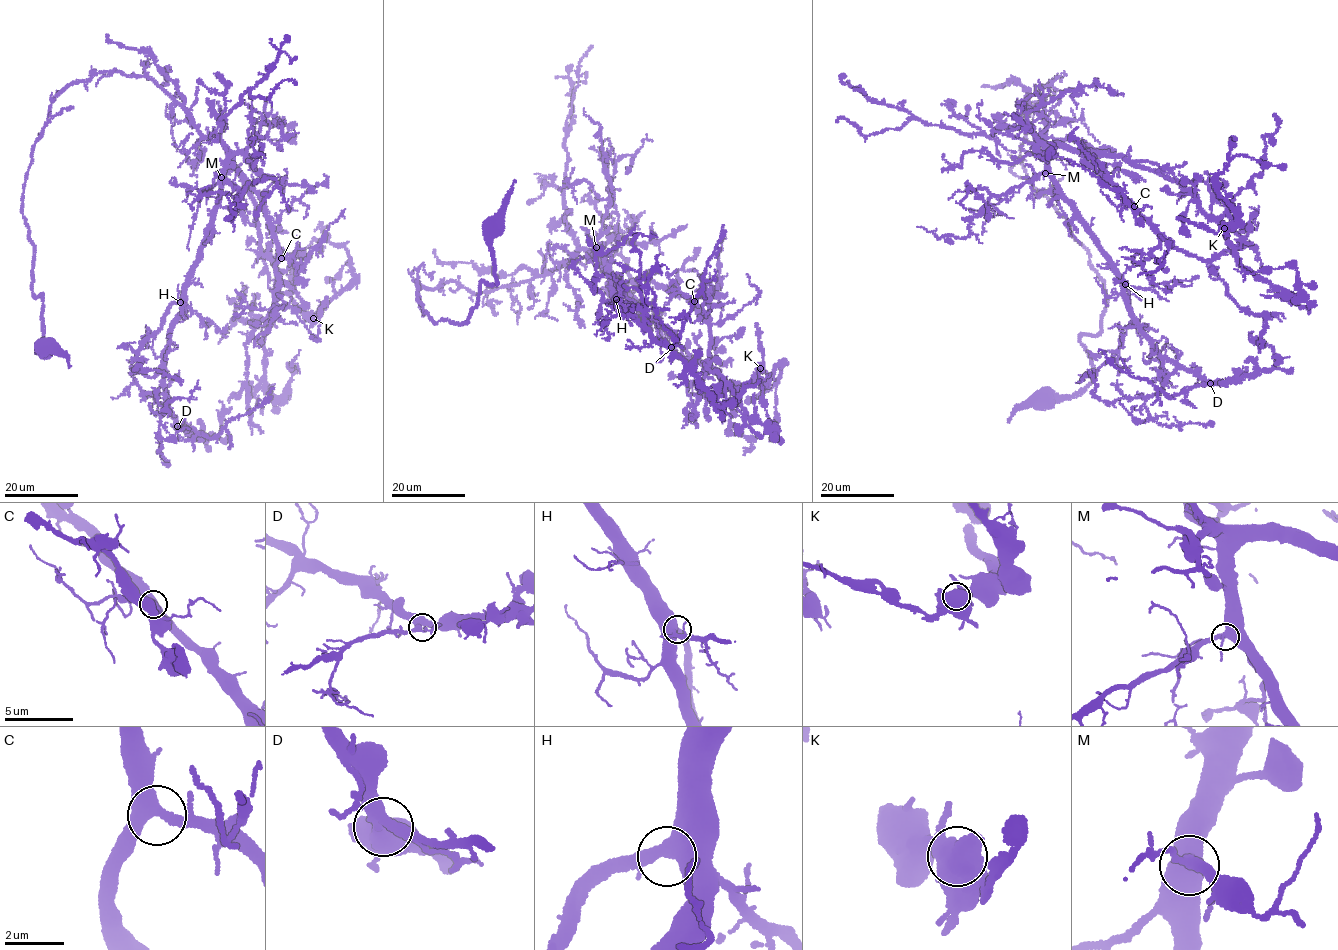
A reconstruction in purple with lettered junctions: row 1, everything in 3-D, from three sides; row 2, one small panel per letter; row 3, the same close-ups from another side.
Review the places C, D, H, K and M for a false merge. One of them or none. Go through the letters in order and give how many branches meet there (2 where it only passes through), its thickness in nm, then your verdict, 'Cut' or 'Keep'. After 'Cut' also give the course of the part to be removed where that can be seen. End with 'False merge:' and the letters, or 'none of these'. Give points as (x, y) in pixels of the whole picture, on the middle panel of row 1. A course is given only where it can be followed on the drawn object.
C: Branches: 3. Thickness 440 nm. Keep
D: Branches: 3. Thickness 400 nm. Keep
H: Branches: 3. Thickness 400 nm. Keep
K: Branches: 3. Thickness 700 nm. Cut. Course of the part to remove: (759, 368), (763, 354), (756, 324)
M: Branches: 3. Thickness 420 nm. Keep
False merge: K

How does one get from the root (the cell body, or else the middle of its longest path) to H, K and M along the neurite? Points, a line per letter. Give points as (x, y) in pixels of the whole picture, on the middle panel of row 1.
H: (490, 228), (497, 282), (465, 324), (435, 323), (415, 280), (489, 292), (587, 249), (616, 299)
K: (490, 228), (497, 282), (435, 323), (415, 280), (489, 292), (584, 250), (680, 357), (759, 368)
M: (490, 228), (497, 282), (480, 283), (465, 324), (435, 323), (415, 280), (489, 292), (596, 247)

